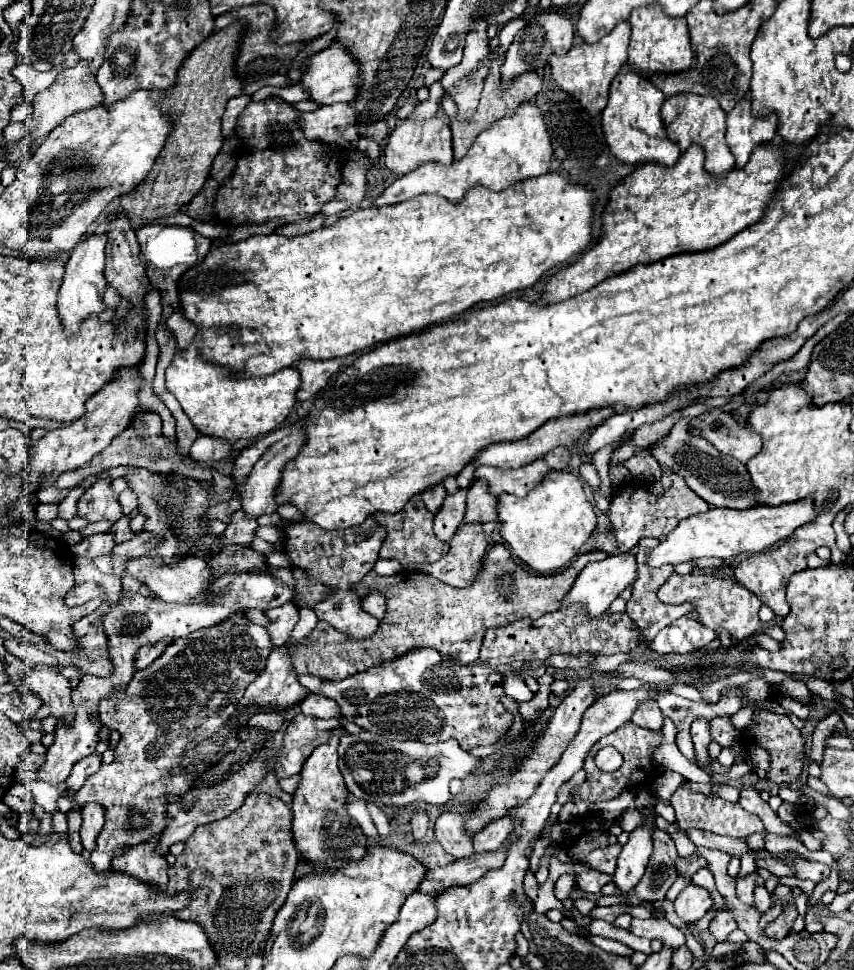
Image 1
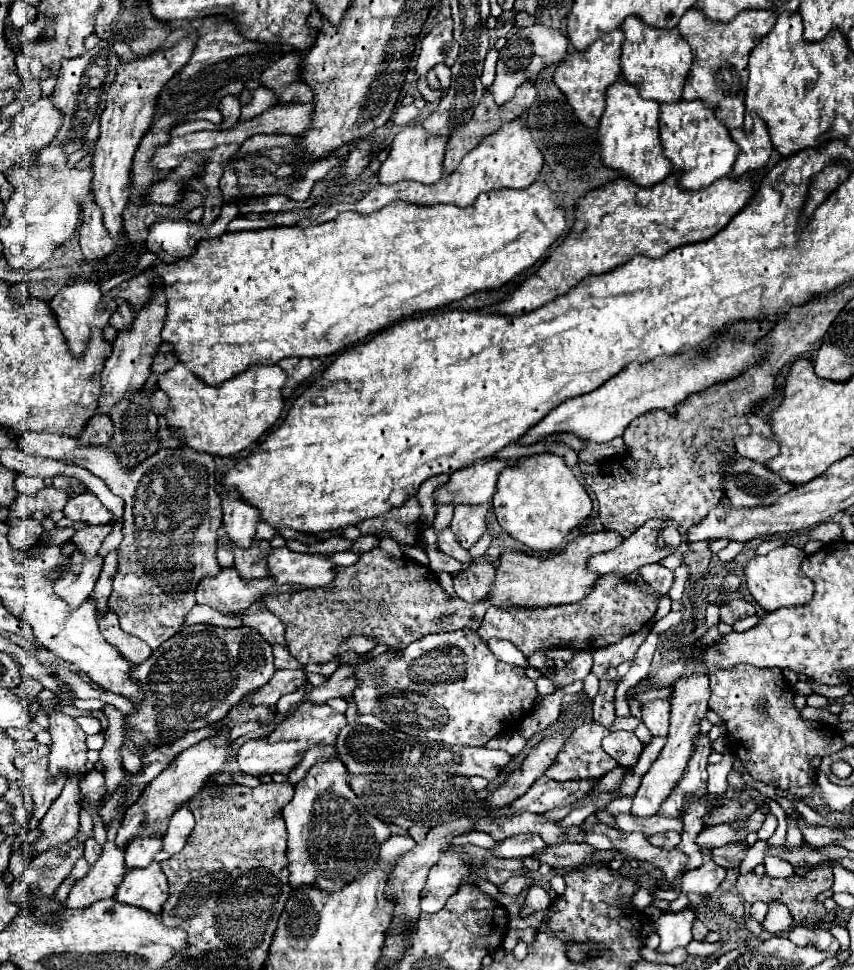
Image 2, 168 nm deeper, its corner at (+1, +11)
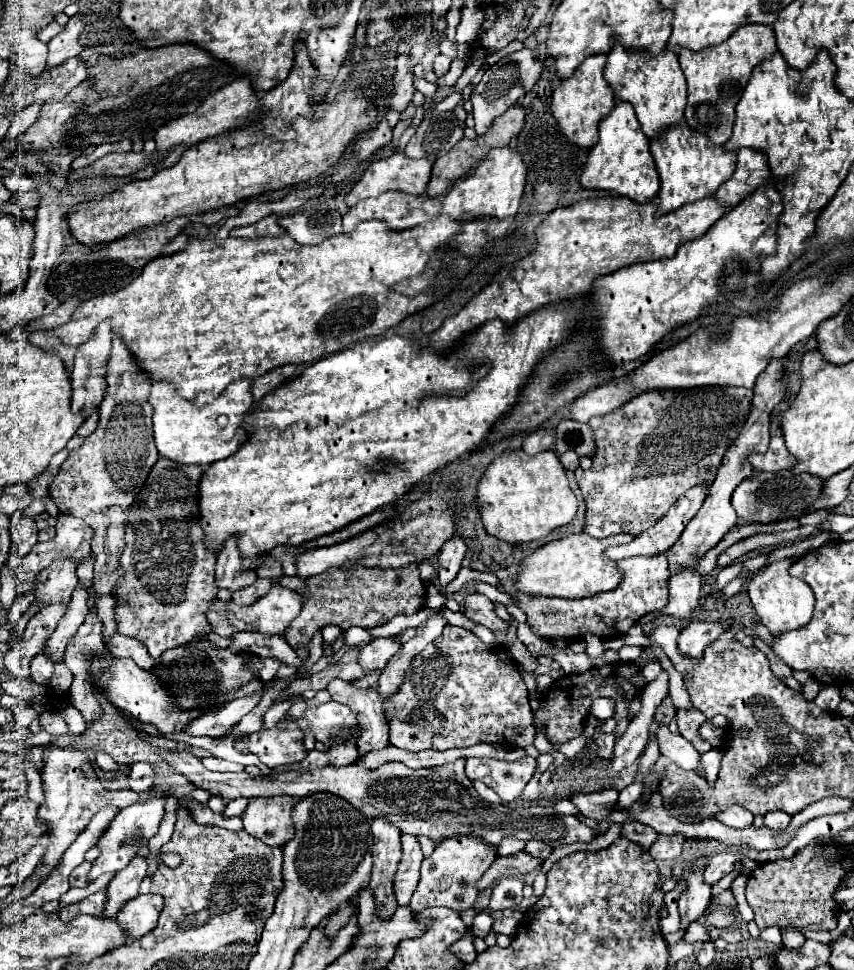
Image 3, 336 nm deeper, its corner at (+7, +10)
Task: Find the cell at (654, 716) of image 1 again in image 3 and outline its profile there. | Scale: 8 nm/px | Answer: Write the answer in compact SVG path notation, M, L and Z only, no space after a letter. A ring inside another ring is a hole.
M667 726L657 728L657 738L661 746L661 754L667 756L673 764L681 766L683 770L697 770L701 762L701 754L693 748L689 740L683 736L673 736Z

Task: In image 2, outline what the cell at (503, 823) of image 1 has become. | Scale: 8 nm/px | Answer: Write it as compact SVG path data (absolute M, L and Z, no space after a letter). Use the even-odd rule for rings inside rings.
M539 777L539 781L535 781L523 797L519 797L519 801L513 801L513 805L509 805L509 811L511 813L525 813L525 811L545 813L555 807L571 805L583 795L587 795L593 789L593 785L595 783L591 781L559 783L549 777Z

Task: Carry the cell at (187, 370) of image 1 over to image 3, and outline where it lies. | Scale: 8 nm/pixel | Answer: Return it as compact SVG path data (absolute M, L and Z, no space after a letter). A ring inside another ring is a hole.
M249 380L231 382L211 404L193 406L193 402L177 398L177 394L173 392L173 384L153 382L149 402L153 406L153 432L159 456L177 464L209 466L235 454L241 440L245 438L239 424L253 408L253 396L249 386Z

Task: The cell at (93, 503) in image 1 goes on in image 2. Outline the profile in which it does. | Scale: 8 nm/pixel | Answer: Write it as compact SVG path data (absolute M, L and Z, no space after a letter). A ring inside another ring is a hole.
M79 493L73 495L65 509L63 509L65 517L75 519L75 521L85 521L89 525L99 525L99 523L109 523L113 513L97 499L97 495L93 493Z

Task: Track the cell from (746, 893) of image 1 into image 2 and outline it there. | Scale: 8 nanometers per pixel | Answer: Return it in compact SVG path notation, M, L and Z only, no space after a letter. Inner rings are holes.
M823 865L819 869L811 869L811 873L805 873L805 875L791 875L785 878L772 878L767 874L763 877L755 875L753 871L751 873L745 873L745 875L739 875L737 877L737 883L735 883L735 891L747 901L747 903L755 903L755 901L771 901L771 899L777 899L777 901L783 901L793 919L797 919L797 923L803 923L803 925L811 925L815 921L833 921L835 919L835 913L833 911L825 911L823 905L813 905L813 899L831 889L833 885L833 871L831 871L831 865Z

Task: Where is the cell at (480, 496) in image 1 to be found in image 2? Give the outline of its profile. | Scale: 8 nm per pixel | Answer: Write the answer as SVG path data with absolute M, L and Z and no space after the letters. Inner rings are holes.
M491 503L483 505L455 505L455 515L451 521L451 529L457 537L457 541L469 549L473 547L479 537L487 529L487 513L491 509Z

